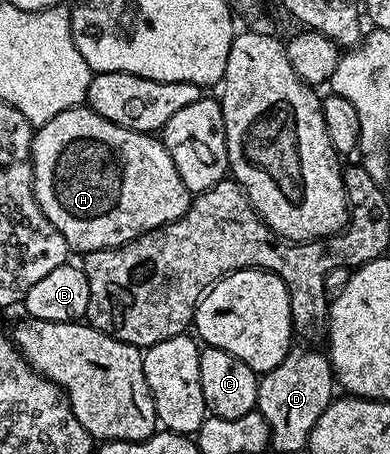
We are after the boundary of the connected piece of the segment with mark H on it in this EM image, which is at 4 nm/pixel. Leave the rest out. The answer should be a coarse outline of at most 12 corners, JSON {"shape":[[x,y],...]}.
{"shape":[[85,104],[33,136],[33,191],[70,251],[191,201],[160,137]]}

